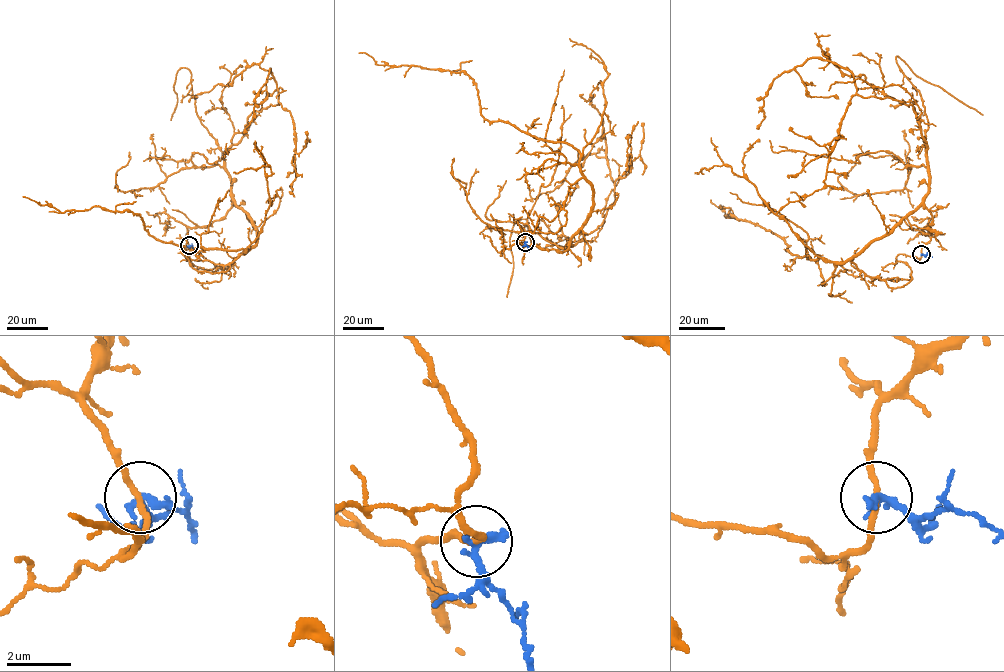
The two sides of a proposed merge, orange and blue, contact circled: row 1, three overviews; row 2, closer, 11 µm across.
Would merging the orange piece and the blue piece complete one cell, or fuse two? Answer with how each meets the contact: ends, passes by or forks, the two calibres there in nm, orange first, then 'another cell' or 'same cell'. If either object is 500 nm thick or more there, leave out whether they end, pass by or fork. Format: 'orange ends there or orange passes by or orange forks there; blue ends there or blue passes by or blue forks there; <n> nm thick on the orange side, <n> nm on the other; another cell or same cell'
orange passes by; blue ends there; 170 nm thick on the orange side, 320 nm on the other; another cell

